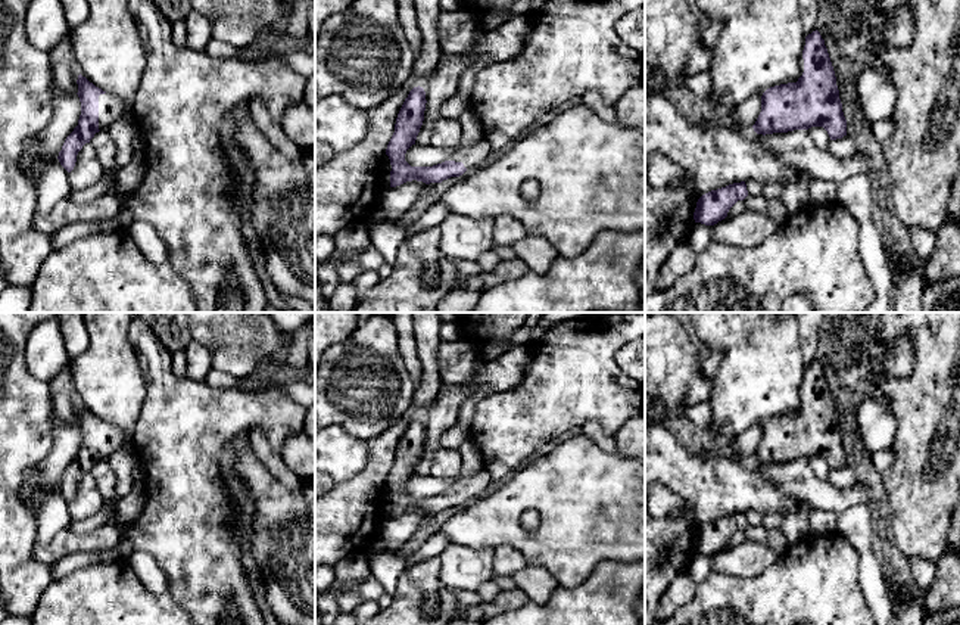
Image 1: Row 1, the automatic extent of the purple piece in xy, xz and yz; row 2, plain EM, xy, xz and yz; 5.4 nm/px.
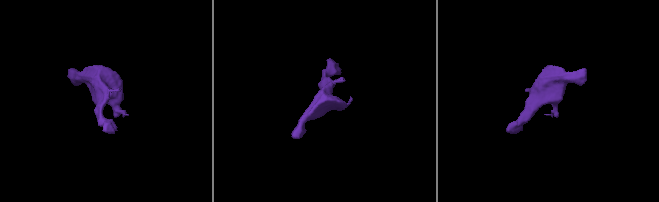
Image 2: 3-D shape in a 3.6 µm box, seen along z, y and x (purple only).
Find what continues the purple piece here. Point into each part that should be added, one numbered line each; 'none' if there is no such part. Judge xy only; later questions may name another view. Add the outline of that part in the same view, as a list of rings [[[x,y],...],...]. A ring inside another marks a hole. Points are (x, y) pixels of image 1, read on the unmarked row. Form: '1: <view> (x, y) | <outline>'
1: xy (111, 438) | [[[112,423],[99,426],[99,460],[107,460],[115,451],[131,442],[131,436]]]

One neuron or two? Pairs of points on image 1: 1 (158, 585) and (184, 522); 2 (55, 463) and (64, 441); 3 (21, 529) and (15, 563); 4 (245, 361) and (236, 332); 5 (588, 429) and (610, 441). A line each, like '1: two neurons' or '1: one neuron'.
1: two neurons
2: one neuron
3: one neuron
4: one neuron
5: one neuron

